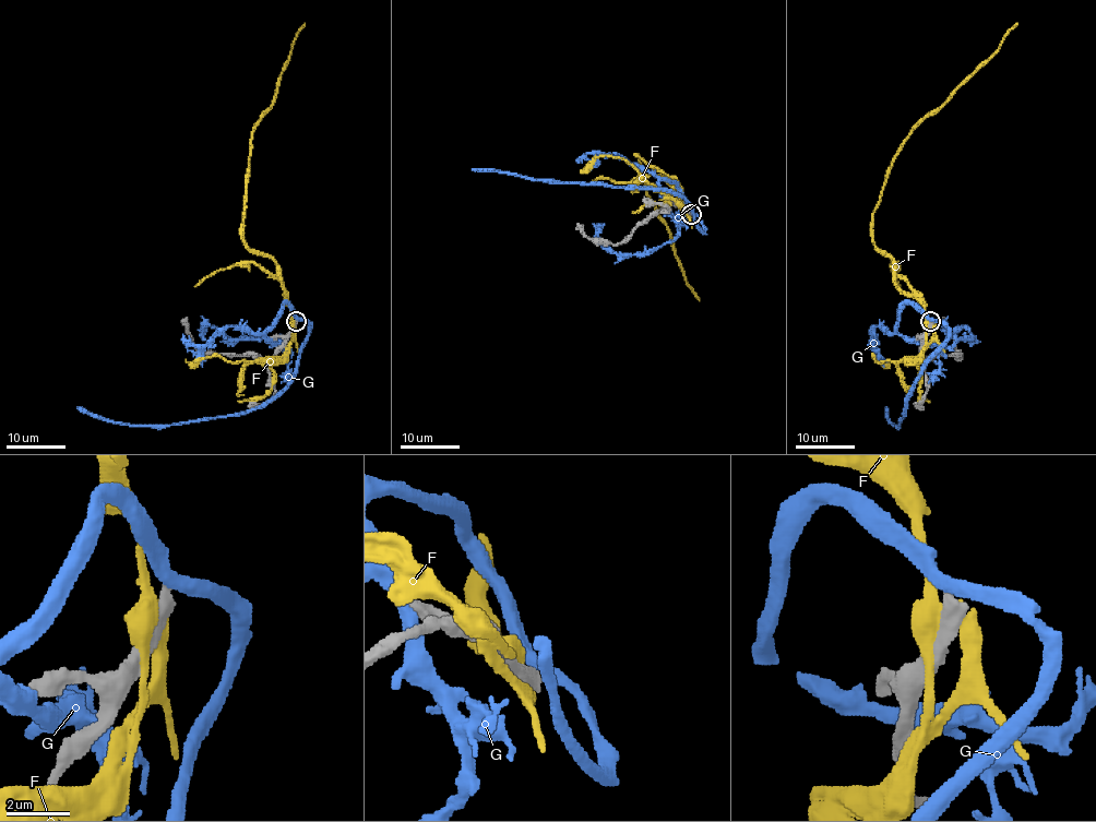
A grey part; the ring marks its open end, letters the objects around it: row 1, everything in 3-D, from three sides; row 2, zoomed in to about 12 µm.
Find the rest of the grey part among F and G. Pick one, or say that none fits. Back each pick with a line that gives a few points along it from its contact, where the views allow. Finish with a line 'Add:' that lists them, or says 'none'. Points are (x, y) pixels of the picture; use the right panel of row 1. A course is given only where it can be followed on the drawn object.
Add: none

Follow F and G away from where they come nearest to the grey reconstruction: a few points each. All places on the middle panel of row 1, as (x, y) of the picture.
F: (687, 212), (677, 180), (650, 167), (638, 155), (647, 198), (666, 226), (686, 283), (699, 300)
G: (690, 213), (697, 216), (702, 230), (687, 202), (668, 190), (545, 181), (472, 168)

